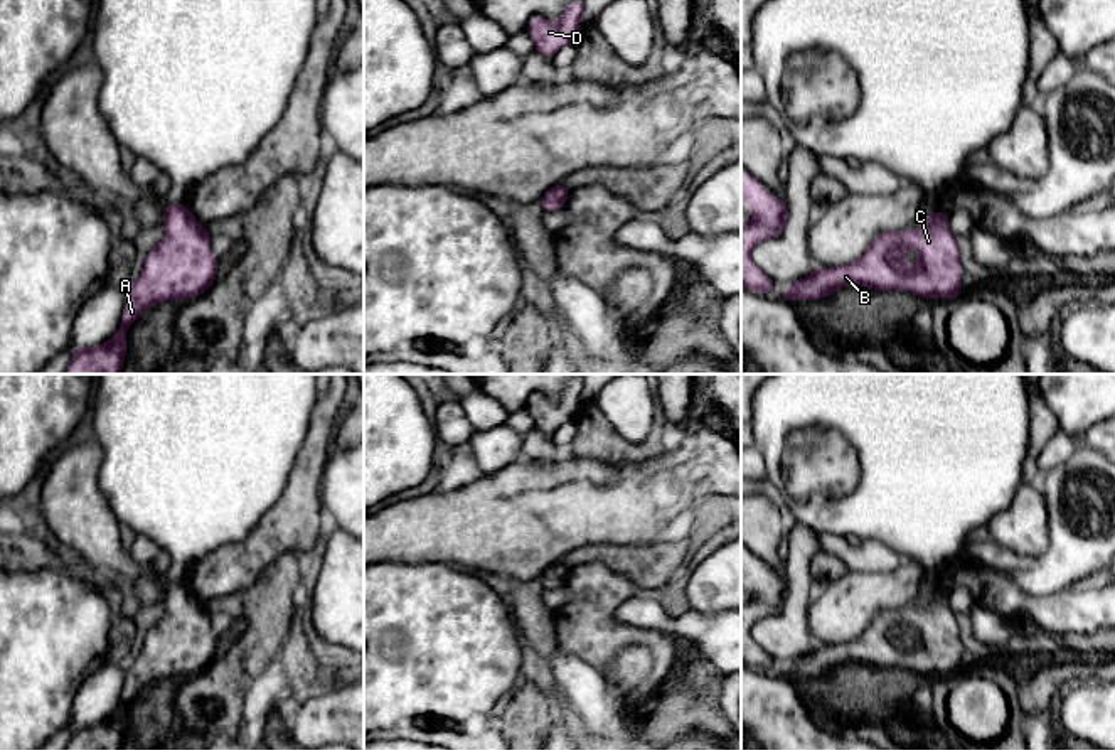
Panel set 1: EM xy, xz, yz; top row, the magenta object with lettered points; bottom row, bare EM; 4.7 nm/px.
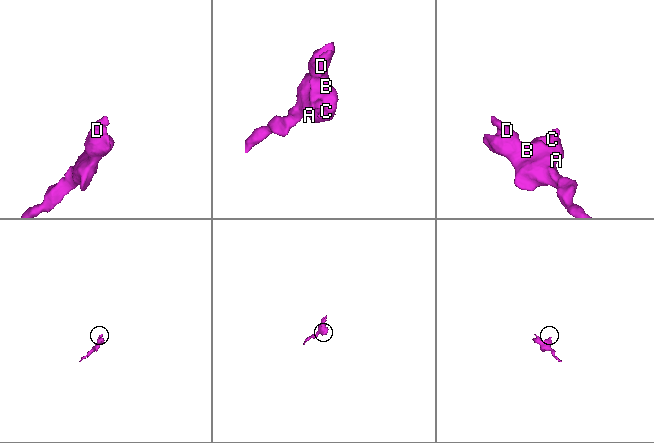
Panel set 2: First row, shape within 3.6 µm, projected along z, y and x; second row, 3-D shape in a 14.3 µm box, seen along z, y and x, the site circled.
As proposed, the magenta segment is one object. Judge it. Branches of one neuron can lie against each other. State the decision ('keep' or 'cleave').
keep

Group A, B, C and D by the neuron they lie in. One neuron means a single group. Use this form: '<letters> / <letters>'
A B C D

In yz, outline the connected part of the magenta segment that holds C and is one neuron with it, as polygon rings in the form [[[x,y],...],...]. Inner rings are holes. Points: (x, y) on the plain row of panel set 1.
[[[935,587],[930,593],[925,593],[916,610],[881,610],[872,617],[859,637],[834,646],[817,644],[808,654],[782,667],[778,674],[783,678],[820,678],[844,664],[861,662],[872,667],[910,669],[928,678],[948,676],[955,679],[962,672],[960,661],[963,642],[960,639],[958,617],[950,608],[948,598],[948,592]],[[908,627],[916,627],[920,630],[920,642],[908,642],[903,639]]]

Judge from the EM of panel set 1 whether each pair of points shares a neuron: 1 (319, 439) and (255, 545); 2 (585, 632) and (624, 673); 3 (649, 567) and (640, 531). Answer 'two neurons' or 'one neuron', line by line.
1: one neuron
2: two neurons
3: two neurons

